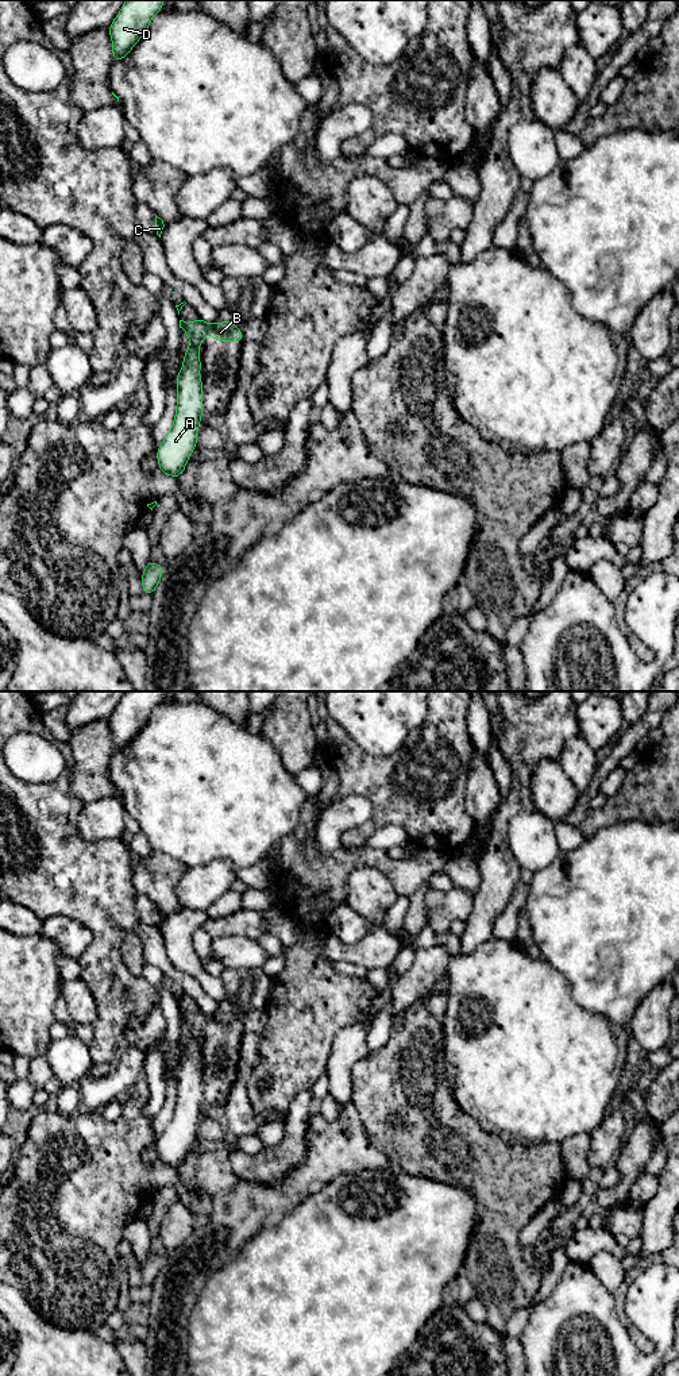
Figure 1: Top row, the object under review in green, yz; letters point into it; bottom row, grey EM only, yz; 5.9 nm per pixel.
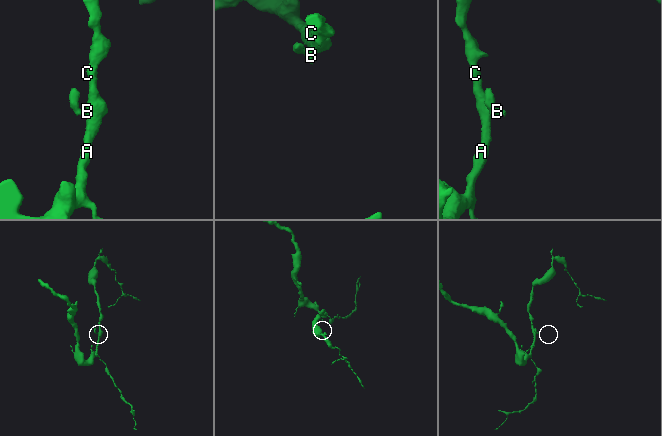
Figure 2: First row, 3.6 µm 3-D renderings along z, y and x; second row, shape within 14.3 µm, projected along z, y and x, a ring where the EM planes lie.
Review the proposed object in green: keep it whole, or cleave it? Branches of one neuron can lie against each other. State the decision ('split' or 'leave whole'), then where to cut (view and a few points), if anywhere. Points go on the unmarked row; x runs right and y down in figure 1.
split; cut yz (208, 1017), (204, 1026)

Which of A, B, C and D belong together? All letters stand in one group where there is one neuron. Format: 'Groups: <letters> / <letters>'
Groups: A C D / B

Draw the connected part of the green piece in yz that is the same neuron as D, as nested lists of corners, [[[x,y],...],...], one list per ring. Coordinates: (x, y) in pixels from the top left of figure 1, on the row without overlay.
[[[126,691],[108,718],[112,731],[112,752],[127,748],[147,722],[151,710],[163,699],[163,691]]]

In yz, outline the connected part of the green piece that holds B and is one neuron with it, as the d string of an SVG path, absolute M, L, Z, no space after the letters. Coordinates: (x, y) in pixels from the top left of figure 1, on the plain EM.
M231 1009L225 1010L223 1014L219 1011L215 1013L213 1015L209 1015L205 1024L205 1028L208 1025L213 1026L215 1033L240 1033L243 1034L243 1024L239 1021Z

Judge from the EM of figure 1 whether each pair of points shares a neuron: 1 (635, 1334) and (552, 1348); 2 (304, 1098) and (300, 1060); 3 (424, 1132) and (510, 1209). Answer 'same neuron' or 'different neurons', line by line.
1: different neurons
2: different neurons
3: same neuron

